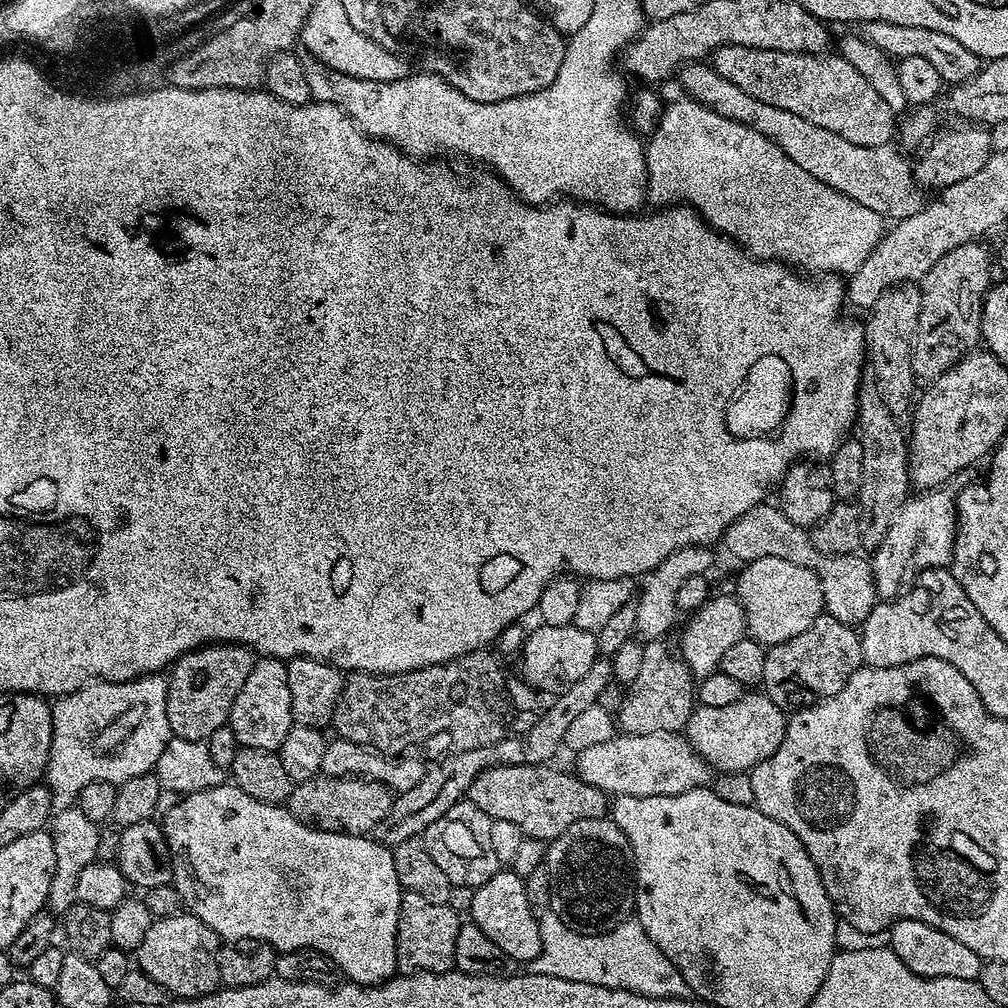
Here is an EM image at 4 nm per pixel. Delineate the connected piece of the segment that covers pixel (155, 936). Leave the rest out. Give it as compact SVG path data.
M181 914L153 919L146 938L142 938L142 946L134 953L135 963L143 972L150 974L154 982L166 986L166 990L182 1000L193 1000L199 996L209 996L221 987L218 958L222 941L206 922L191 914Z

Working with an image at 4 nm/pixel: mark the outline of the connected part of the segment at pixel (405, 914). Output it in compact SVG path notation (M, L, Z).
M404 892L400 897L398 910L398 930L396 931L396 962L405 973L417 972L450 972L455 969L456 955L454 945L458 943L458 930L462 923L461 913L451 908L450 904L426 902L422 894Z

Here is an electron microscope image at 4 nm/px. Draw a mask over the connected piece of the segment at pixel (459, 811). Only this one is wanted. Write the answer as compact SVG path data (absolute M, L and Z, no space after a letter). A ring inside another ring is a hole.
M461 802L450 806L450 810L446 810L438 822L434 822L422 833L426 850L430 850L430 858L434 858L434 863L446 873L452 885L478 889L490 882L496 872L501 871L502 861L498 854L494 854L490 838L492 822L485 812L478 810L478 806Z

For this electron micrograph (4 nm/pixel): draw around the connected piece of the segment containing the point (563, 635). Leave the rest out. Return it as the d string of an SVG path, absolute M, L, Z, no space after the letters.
M575 623L566 626L536 626L533 632L529 631L525 635L524 647L518 653L520 672L525 682L551 694L559 693L578 682L578 678L582 678L582 674L594 666L597 658L596 633L582 630Z

